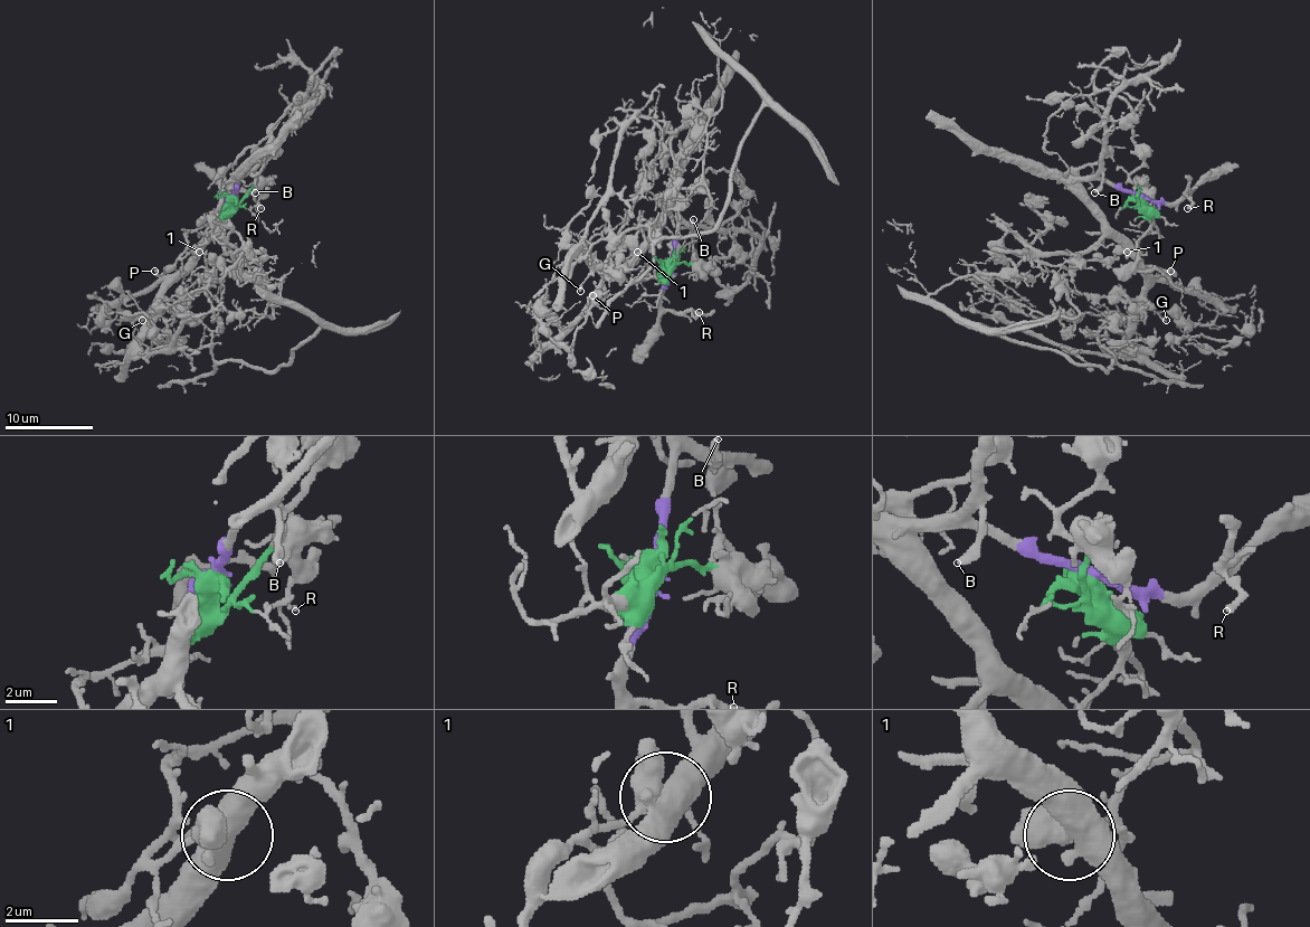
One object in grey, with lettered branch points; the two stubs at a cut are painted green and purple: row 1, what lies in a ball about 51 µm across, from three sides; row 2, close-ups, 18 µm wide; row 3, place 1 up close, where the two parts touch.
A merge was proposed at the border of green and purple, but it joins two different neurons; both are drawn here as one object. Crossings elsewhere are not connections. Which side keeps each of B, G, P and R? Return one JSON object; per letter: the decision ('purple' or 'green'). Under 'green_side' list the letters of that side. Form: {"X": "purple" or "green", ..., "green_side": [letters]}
{"B": "purple", "G": "purple", "P": "green", "R": "purple", "green_side": ["P"]}

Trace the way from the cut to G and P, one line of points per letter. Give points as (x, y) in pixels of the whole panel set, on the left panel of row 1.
G: (233, 195), (212, 237), (142, 321)
P: (233, 197), (230, 206), (215, 221), (192, 230), (179, 258), (159, 274), (154, 270)

